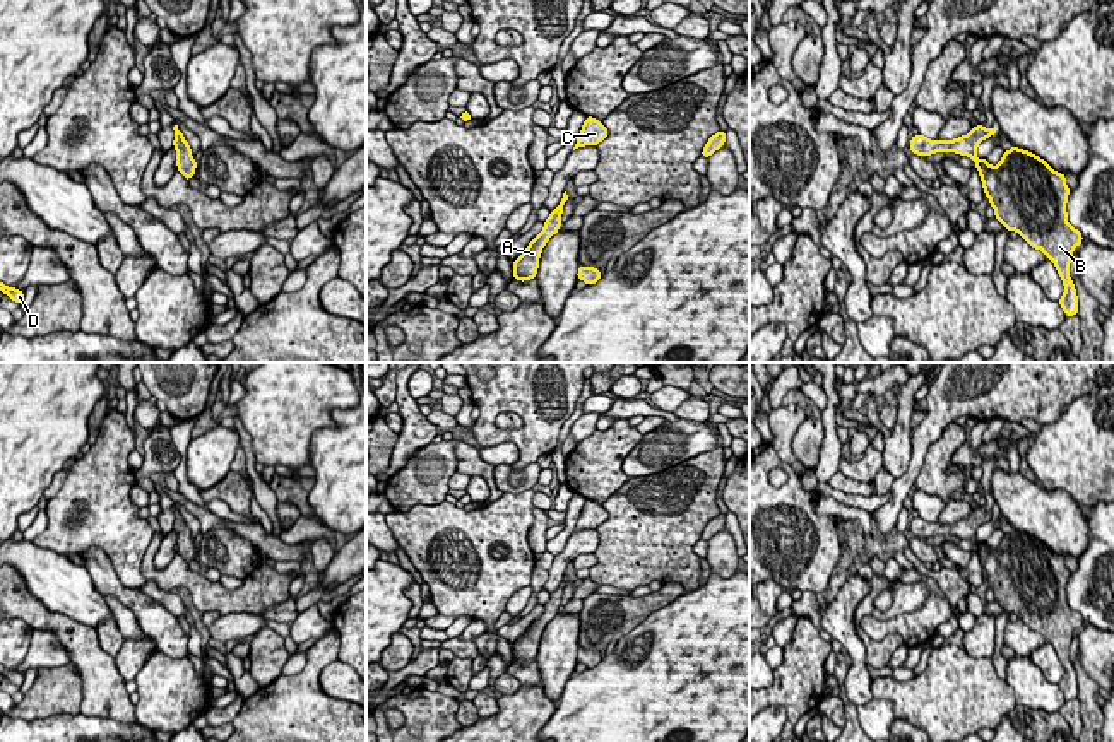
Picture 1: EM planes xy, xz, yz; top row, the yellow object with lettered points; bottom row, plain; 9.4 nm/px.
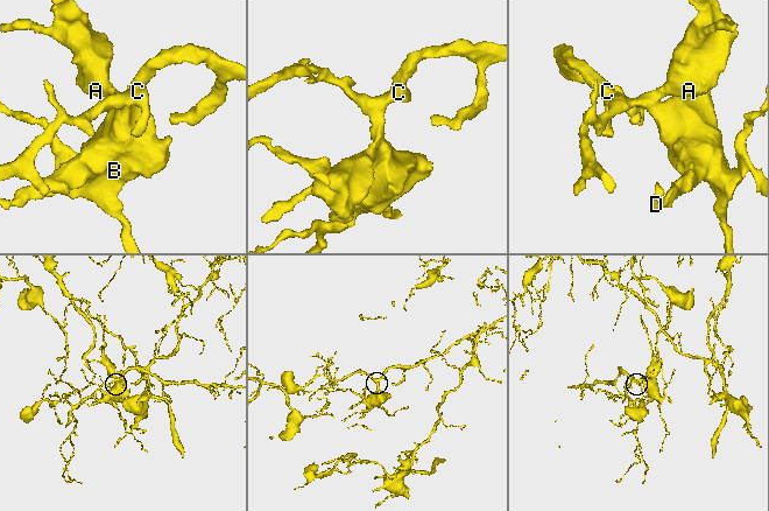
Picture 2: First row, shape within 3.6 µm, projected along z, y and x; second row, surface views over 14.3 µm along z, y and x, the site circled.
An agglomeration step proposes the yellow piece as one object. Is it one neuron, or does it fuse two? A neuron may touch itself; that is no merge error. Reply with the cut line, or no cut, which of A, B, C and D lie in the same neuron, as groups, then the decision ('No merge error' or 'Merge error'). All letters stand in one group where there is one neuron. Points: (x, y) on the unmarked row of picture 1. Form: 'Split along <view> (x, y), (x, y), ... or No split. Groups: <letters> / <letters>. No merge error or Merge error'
No split. Groups: A B C D. No merge error

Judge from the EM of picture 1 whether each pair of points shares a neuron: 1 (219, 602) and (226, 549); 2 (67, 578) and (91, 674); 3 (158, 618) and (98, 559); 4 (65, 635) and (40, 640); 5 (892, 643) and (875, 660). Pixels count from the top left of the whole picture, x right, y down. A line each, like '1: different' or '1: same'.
1: different
2: different
3: same
4: different
5: same

